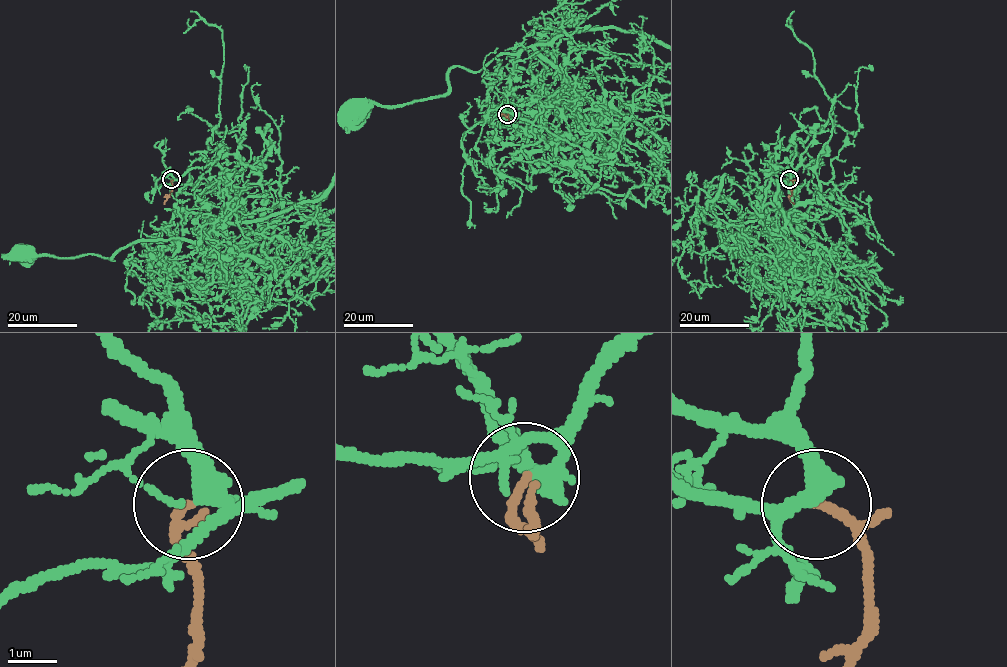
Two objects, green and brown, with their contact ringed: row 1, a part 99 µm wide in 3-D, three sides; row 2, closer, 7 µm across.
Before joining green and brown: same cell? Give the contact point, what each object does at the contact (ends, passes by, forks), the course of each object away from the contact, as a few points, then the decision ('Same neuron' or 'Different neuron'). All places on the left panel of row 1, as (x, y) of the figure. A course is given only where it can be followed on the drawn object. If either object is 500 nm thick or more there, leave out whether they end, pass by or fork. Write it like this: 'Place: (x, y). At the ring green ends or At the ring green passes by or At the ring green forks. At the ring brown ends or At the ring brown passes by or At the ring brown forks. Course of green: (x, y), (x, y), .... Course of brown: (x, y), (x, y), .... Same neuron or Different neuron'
Place: (171, 179). At the ring green passes by. At the ring brown passes by. Course of green: (172, 179), (196, 167), (220, 167), (236, 191), (231, 215), (194, 241), (134, 241), (112, 260), (20, 257). Course of brown: (171, 179), (172, 189), (163, 204). Same neuron

